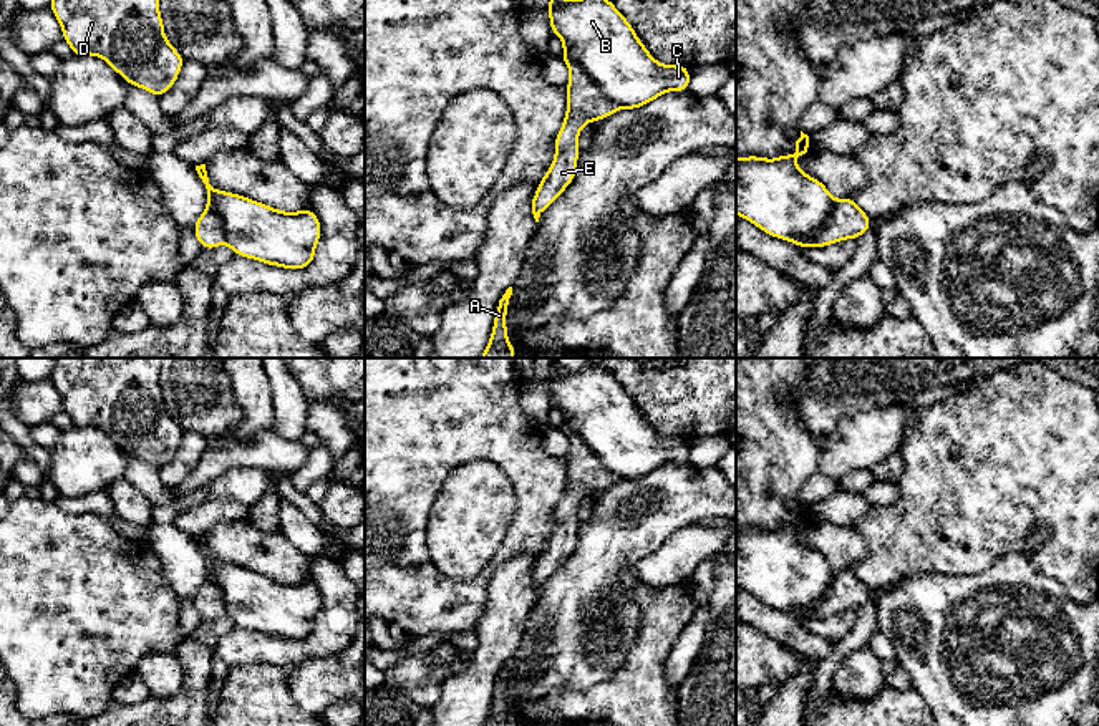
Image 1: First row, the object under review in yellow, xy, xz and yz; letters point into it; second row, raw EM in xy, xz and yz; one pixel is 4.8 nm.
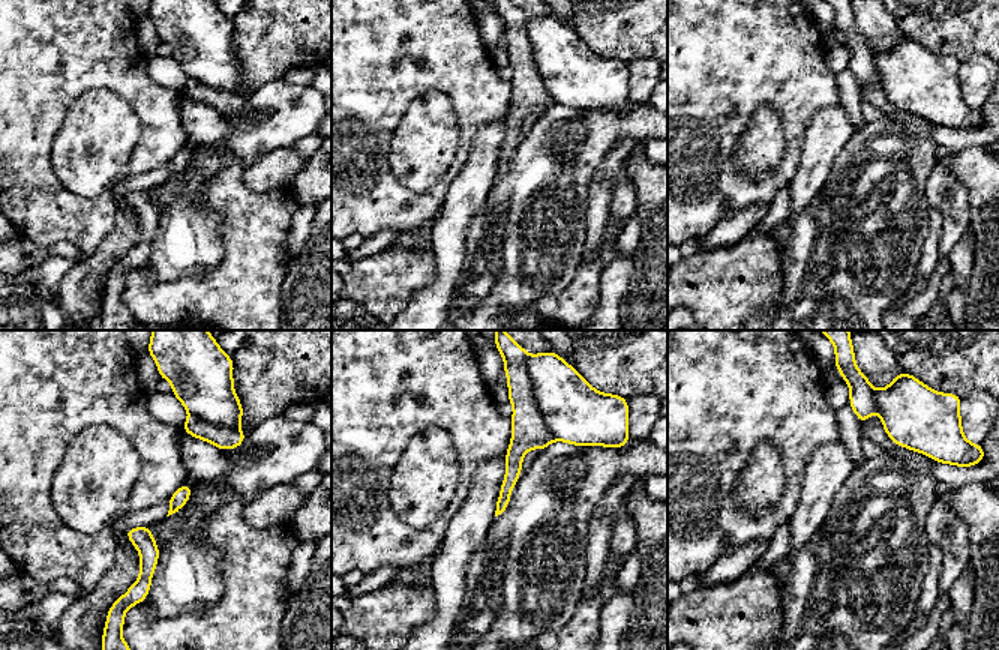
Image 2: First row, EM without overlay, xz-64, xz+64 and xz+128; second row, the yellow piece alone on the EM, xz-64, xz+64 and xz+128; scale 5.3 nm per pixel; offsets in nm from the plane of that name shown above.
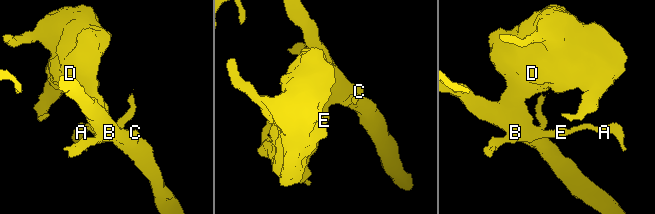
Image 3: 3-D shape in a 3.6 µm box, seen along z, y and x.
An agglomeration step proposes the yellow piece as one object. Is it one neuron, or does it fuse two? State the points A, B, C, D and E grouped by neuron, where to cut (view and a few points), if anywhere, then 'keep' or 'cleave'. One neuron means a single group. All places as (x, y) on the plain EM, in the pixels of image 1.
A E / B C D; cut in xz along (564, 420), (594, 454), (620, 478); cleave

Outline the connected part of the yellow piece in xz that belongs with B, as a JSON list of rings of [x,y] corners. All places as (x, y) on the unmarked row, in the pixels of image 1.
[[[552,361],[549,391],[564,421],[620,479],[637,481],[666,462],[690,462],[690,438],[660,436],[608,370],[592,363],[569,371]]]

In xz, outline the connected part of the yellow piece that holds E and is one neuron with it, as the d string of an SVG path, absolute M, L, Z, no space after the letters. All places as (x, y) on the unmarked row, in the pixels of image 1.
M564 421L560 428L570 441L570 451L565 459L567 484L560 502L555 507L555 529L549 542L537 555L532 570L532 585L539 593L540 585L562 565L577 545L577 529L580 525L577 512L580 501L588 492L602 492L620 481L610 472L585 446L580 436Z

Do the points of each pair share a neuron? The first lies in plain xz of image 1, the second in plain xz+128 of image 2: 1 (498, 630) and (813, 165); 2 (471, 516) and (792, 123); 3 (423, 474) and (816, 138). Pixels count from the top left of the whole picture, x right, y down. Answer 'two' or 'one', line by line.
1: one
2: two
3: two

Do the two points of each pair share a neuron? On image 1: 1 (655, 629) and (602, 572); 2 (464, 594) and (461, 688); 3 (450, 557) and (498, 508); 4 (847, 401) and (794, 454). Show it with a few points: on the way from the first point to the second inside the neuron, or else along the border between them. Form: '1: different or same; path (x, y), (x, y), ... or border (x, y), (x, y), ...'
1: different; border (640, 580), (634, 590), (639, 630), (627, 648)
2: different; border (488, 595), (488, 605), (473, 632)
3: same; path (459, 546), (486, 519)
4: different; border (793, 401), (801, 423), (821, 440)

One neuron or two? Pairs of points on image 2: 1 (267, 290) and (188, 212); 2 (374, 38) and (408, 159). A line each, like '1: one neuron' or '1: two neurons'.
1: two neurons
2: two neurons

